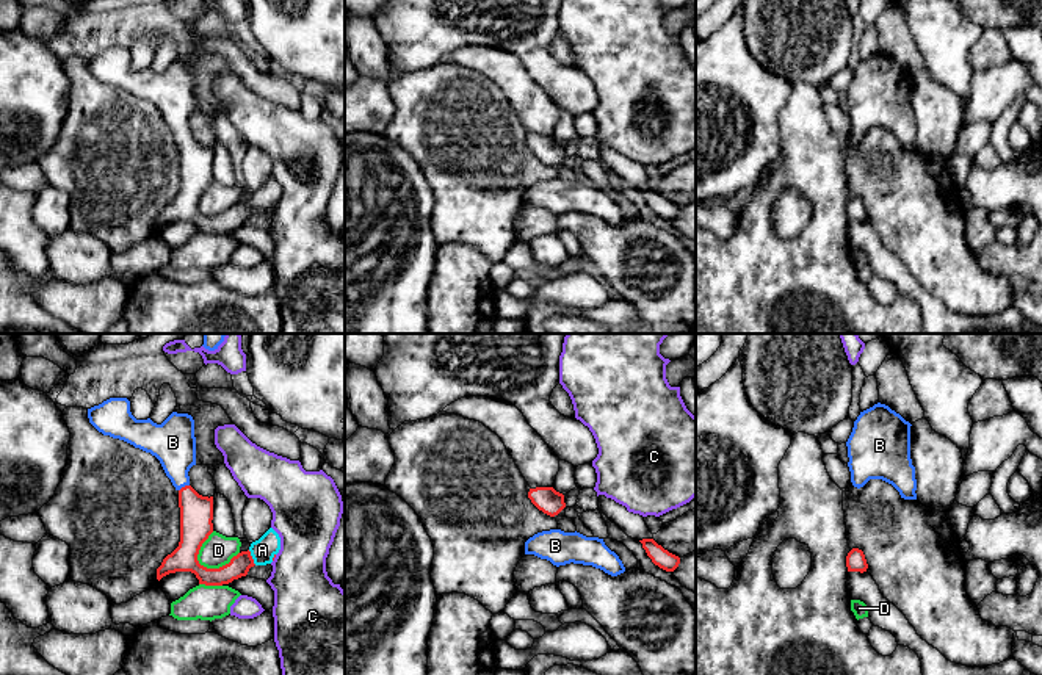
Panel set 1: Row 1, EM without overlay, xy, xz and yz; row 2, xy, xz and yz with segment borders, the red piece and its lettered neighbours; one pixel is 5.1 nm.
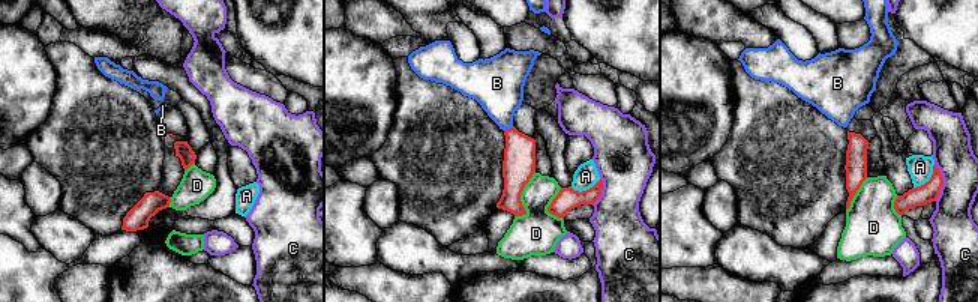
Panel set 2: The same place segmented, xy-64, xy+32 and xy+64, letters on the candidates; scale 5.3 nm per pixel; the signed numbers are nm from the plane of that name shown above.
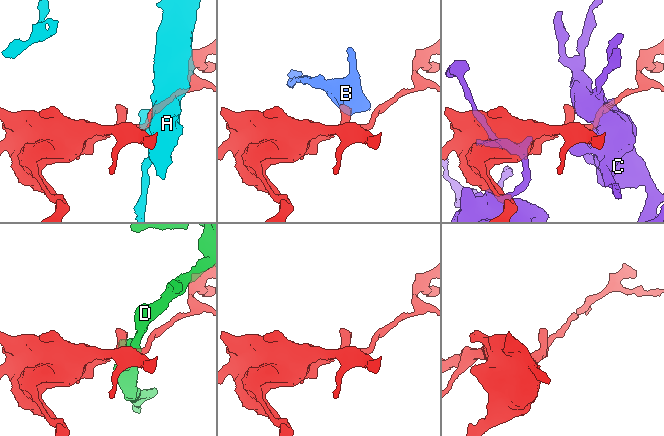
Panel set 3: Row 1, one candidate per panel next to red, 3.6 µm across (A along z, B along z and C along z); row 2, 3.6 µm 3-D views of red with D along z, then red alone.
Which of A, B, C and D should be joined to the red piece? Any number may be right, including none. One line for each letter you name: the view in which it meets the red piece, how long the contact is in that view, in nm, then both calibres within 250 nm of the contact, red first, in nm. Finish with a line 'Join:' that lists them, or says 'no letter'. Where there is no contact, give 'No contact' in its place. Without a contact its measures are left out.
B: Touches red in xy. Shared border 70 nm. Thickness 180 nm (red) against 240 nm
Join: B

